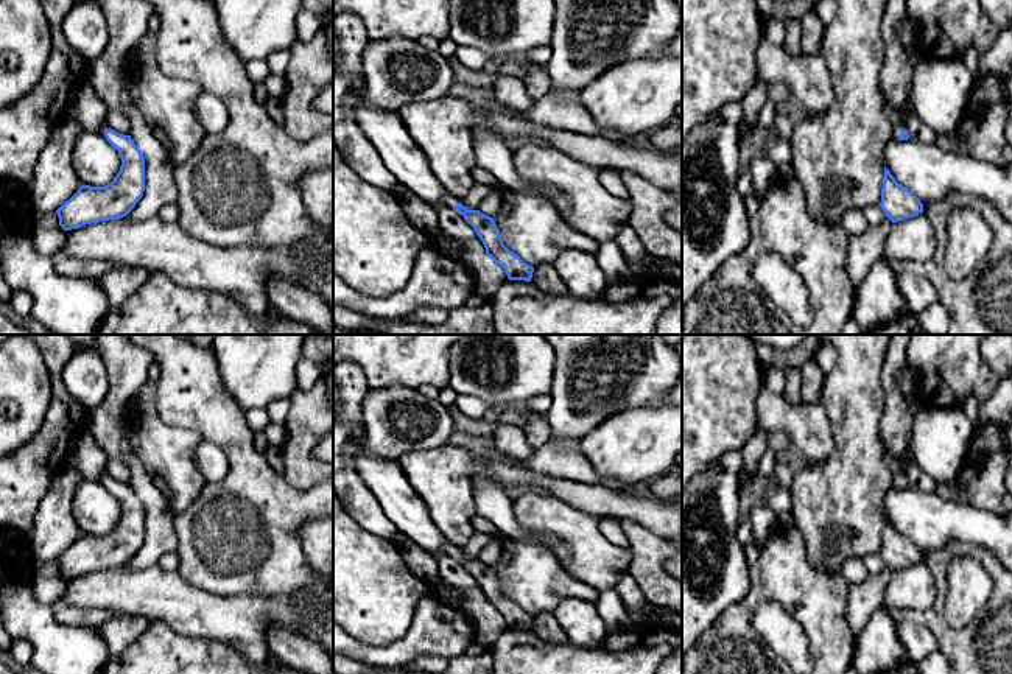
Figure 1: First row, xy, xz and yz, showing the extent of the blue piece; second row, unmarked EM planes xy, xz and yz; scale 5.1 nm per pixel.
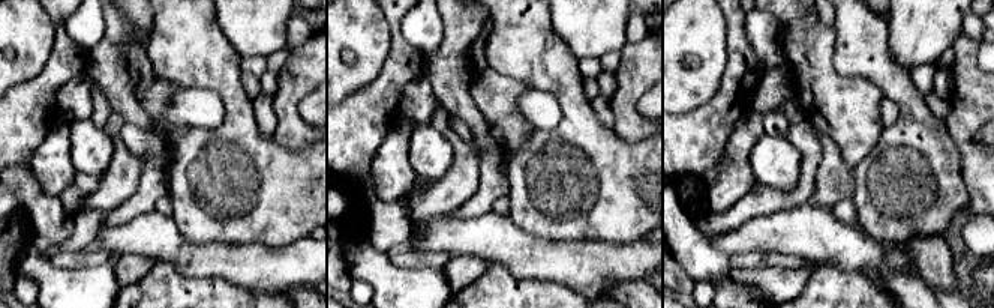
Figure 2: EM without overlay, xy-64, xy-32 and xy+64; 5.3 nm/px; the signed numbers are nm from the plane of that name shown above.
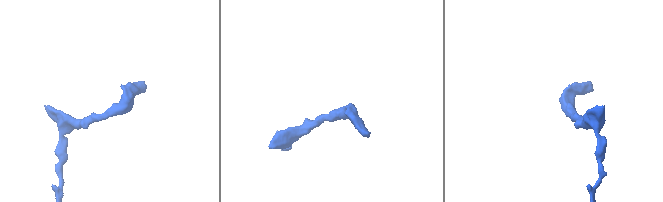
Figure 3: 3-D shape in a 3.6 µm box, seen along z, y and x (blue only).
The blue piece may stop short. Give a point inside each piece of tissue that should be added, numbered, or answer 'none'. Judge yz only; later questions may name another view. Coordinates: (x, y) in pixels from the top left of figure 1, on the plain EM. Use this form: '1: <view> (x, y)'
1: yz (894, 466)

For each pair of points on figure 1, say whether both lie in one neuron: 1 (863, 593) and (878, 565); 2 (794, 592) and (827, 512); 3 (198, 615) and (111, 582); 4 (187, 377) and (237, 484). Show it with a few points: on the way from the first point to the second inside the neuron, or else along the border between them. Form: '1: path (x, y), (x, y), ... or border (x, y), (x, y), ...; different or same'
1: border (888, 567), (869, 575); different
2: border (794, 525), (807, 559), (815, 567), (839, 573); different
3: path (176, 603), (150, 592), (133, 592); same
4: path (203, 403), (235, 439), (237, 458); same

